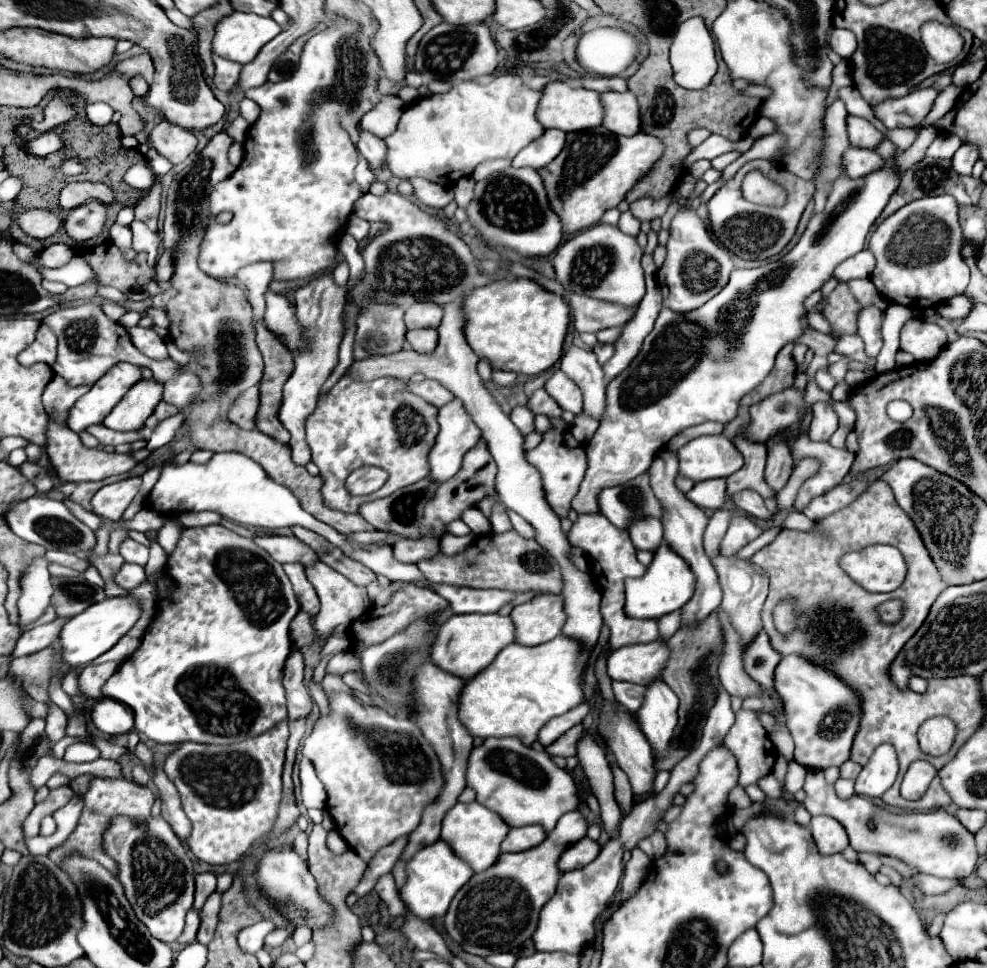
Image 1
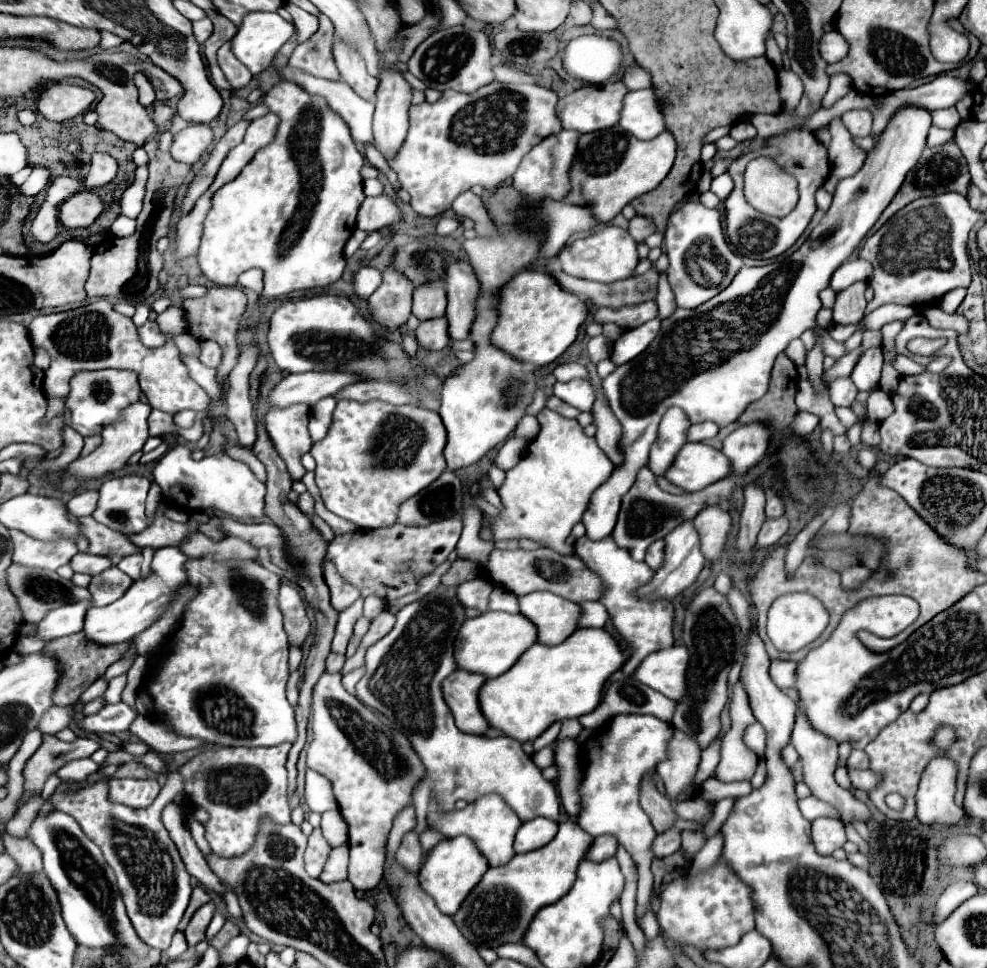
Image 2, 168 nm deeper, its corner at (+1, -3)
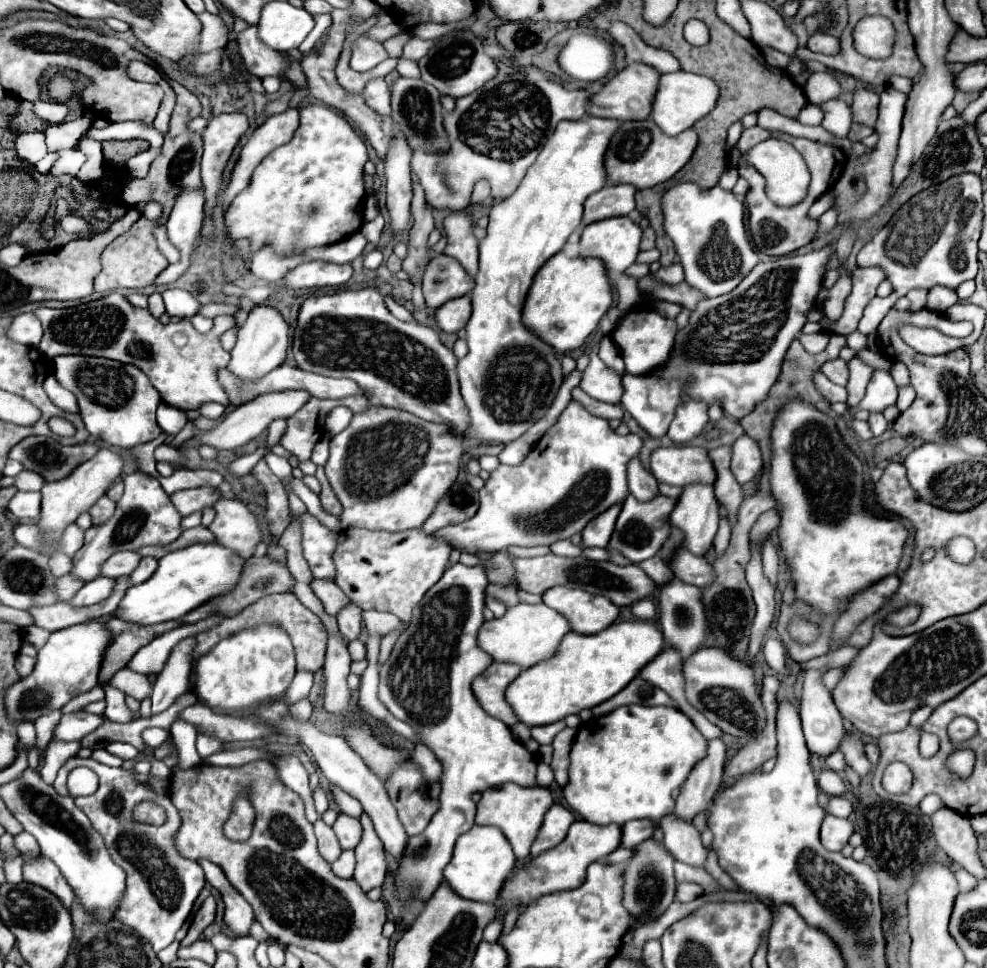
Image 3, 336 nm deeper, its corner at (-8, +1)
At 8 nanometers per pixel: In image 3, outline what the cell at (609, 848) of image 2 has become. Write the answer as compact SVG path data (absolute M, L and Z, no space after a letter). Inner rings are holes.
M638 819L638 821L630 821L624 825L624 833L622 833L622 845L632 849L638 843L646 841L652 837L654 827L658 827L660 823L650 823L650 819Z

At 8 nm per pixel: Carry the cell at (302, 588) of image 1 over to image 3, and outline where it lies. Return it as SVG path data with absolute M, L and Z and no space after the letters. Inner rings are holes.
M276 593L276 595L268 595L268 597L262 597L260 601L248 605L244 611L240 611L238 615L234 617L226 617L218 627L210 629L210 631L202 631L196 635L196 645L194 645L194 651L192 651L192 671L190 671L190 685L194 687L194 663L206 655L216 643L220 643L222 639L226 639L228 635L234 635L236 631L242 631L242 629L250 629L250 627L258 627L262 623L274 623L278 627L282 627L292 645L294 645L294 653L296 653L296 669L298 671L310 671L310 673L316 673L318 669L322 669L324 665L324 653L326 653L326 639L328 639L328 633L320 621L318 615L314 615L312 611L308 611L298 599L294 593Z

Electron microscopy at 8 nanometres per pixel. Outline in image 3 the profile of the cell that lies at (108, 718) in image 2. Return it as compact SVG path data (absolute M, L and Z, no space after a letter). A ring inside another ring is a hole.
M86 711L62 715L58 727L54 729L52 741L54 739L56 741L80 741L82 737L92 733L102 721L104 721L102 715L92 715L92 713L86 713Z

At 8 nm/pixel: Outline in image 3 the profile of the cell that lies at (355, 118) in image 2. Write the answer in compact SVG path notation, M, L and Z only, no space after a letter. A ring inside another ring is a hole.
M248 25L236 37L236 41L240 47L240 55L244 59L244 65L252 75L260 79L266 75L284 75L284 69L286 69L284 53L278 53L266 47L256 35L256 25Z

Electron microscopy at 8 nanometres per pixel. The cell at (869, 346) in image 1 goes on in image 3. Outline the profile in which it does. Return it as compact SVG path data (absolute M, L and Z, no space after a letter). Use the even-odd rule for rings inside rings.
M876 369L870 383L868 383L866 397L860 401L858 409L882 413L884 409L892 407L896 403L896 399L898 399L898 387L896 387L892 375Z

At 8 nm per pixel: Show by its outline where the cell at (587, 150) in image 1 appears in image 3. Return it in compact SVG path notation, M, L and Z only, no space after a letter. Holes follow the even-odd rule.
M624 121L620 131L614 135L608 151L606 151L606 173L614 185L630 183L638 189L648 189L658 183L672 179L692 157L698 145L698 133L688 129L676 137L670 137L660 131L660 127L652 121Z

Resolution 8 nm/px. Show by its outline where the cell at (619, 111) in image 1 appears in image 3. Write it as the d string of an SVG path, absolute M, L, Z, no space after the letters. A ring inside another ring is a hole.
M688 71L666 73L660 77L650 117L654 119L654 123L658 123L658 127L666 135L678 135L686 129L690 129L698 119L706 117L716 107L718 95L720 95L718 85L706 75L696 75L696 73L688 73Z

